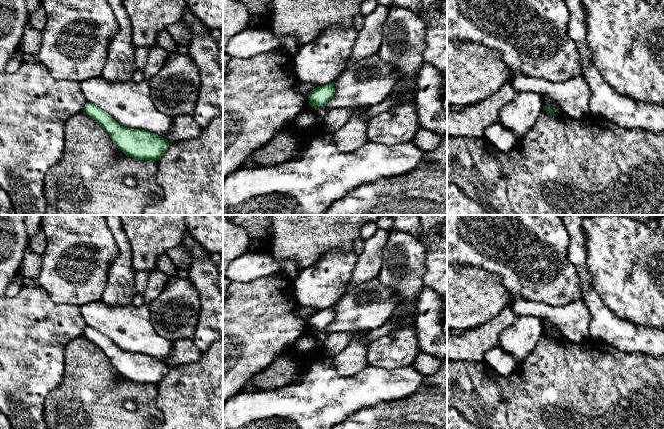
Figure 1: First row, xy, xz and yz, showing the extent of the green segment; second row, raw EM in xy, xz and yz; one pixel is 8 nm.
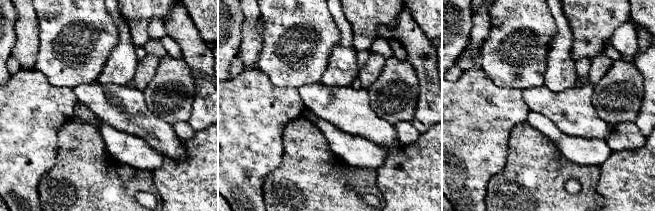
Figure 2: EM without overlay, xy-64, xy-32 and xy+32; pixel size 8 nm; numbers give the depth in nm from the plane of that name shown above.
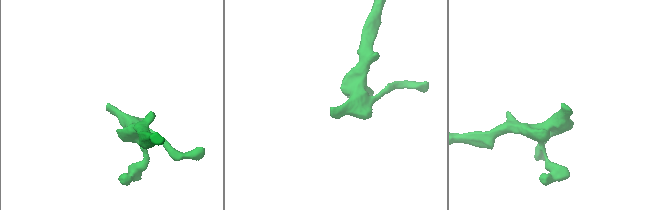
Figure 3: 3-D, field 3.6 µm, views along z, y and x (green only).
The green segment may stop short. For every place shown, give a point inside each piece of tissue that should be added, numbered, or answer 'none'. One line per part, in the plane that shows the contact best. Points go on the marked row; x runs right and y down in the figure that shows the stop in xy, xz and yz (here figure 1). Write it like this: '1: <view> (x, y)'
none

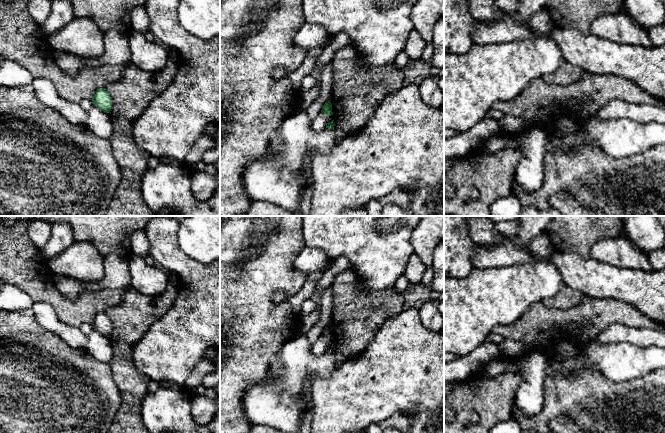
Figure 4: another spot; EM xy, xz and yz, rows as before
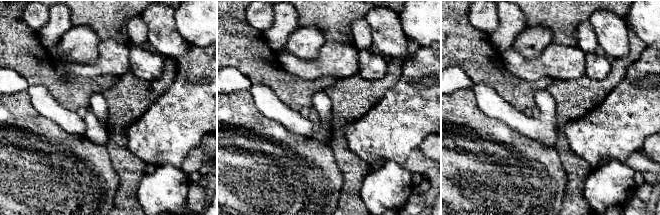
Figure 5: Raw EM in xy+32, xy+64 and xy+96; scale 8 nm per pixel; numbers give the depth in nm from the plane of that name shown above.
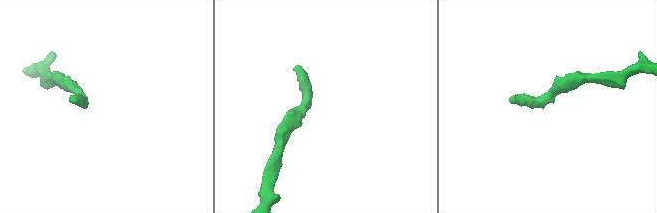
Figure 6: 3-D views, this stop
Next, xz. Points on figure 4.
1: xz (282, 178)

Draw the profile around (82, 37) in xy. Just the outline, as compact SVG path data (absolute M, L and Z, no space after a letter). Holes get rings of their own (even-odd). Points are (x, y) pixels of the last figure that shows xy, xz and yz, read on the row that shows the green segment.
M75 18L45 39L53 49L81 58L95 58L104 51L104 32L89 18Z

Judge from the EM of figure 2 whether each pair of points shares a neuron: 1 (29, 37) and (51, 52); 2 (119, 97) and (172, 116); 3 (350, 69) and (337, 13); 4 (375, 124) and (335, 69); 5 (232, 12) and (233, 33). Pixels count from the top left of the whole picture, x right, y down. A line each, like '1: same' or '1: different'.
1: different
2: different
3: same
4: different
5: same

